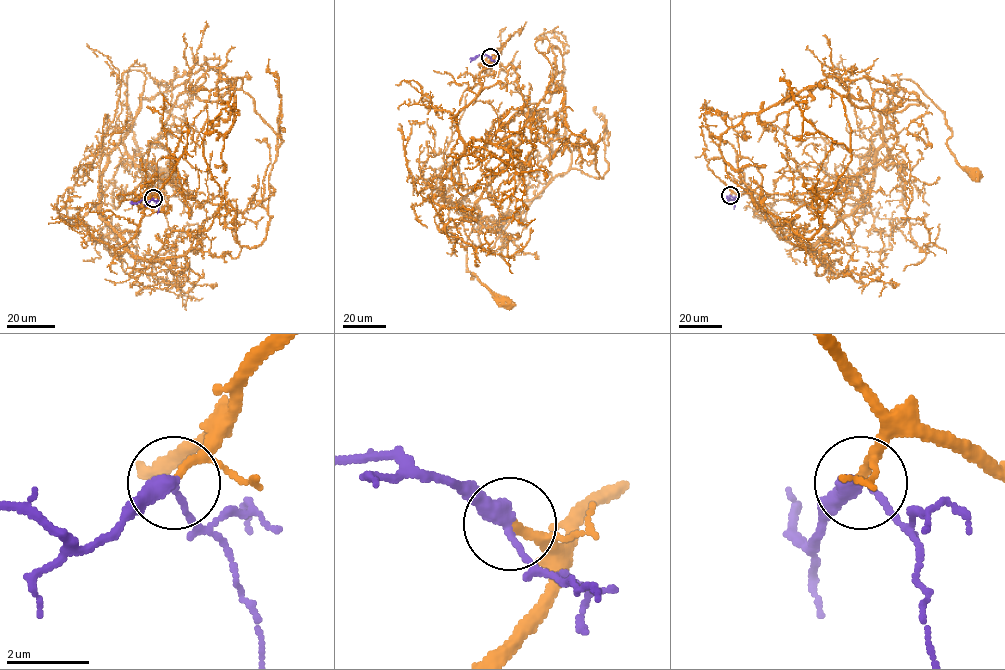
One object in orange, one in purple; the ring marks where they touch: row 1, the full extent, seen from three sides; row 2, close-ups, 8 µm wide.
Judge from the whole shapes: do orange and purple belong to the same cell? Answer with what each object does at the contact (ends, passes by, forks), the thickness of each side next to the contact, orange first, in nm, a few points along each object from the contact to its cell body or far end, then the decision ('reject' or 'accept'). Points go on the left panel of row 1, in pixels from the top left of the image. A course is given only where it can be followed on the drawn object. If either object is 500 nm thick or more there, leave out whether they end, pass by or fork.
orange ends there; purple passes by; 200 nm thick on the orange side, 320 nm on the other; orange runs (153, 199), (117, 254), (101, 183), (139, 106), (145, 76), (131, 70), (135, 144), (171, 177); purple runs (153, 199), (148, 202), (131, 202); accept

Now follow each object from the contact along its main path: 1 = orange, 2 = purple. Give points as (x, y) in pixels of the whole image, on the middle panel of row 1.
1: (490, 58), (458, 113), (464, 152), (442, 193), (478, 207), (467, 268), (507, 301)
2: (490, 57), (480, 54), (470, 62)

